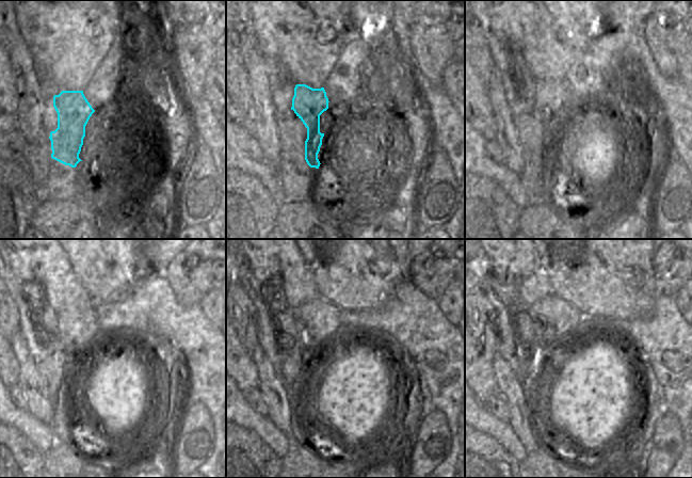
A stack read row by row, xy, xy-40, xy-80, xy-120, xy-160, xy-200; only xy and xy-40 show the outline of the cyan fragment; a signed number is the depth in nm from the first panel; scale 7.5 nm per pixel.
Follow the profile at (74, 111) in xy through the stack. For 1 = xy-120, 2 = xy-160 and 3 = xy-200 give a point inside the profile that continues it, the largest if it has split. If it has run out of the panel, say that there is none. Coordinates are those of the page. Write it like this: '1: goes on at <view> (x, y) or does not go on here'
1: goes on at xy-120 (79, 333)
2: goes on at xy-160 (318, 319)
3: goes on at xy-200 (556, 320)

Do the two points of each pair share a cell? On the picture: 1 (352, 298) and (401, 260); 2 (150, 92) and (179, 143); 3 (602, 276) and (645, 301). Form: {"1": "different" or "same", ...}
{"1": "same", "2": "same", "3": "same"}

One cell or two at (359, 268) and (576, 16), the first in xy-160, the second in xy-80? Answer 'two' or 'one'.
one

